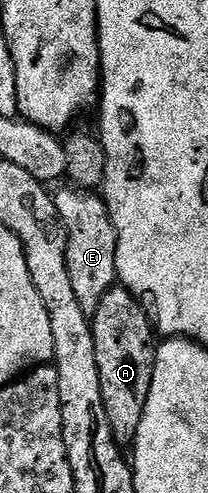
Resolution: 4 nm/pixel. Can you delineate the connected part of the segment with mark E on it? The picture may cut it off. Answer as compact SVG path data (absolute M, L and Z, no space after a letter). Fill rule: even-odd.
M65 187L59 192L55 191L53 197L58 217L66 227L68 274L72 277L72 287L80 306L88 314L93 314L96 306L100 306L100 298L104 298L104 294L108 294L108 290L115 287L118 280L116 270L118 235L105 199L97 191Z

